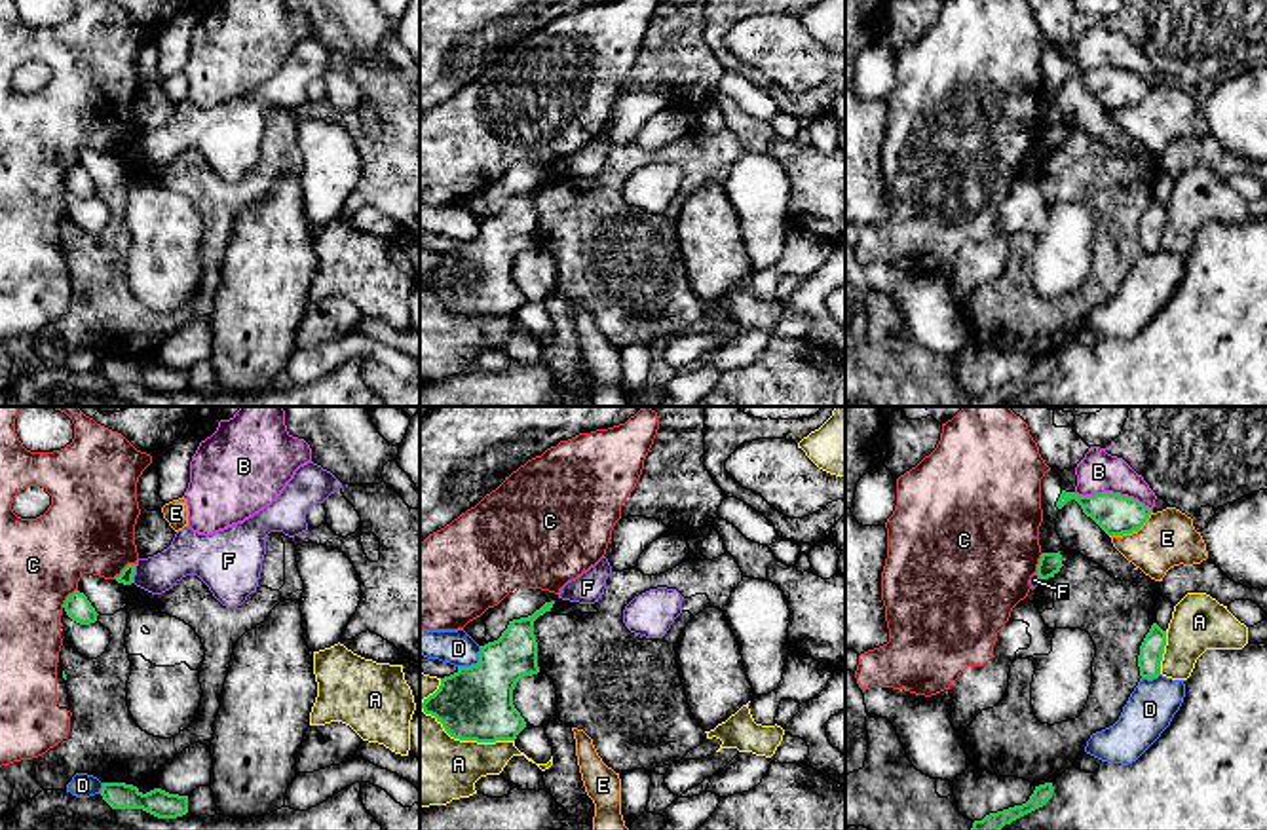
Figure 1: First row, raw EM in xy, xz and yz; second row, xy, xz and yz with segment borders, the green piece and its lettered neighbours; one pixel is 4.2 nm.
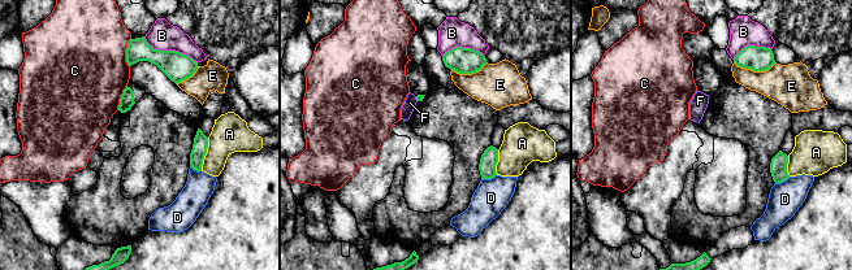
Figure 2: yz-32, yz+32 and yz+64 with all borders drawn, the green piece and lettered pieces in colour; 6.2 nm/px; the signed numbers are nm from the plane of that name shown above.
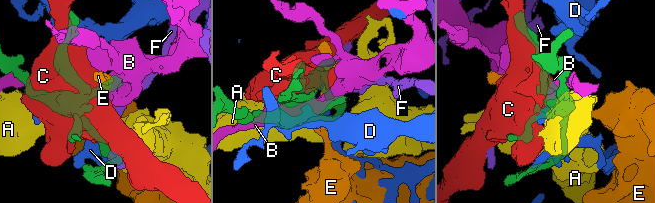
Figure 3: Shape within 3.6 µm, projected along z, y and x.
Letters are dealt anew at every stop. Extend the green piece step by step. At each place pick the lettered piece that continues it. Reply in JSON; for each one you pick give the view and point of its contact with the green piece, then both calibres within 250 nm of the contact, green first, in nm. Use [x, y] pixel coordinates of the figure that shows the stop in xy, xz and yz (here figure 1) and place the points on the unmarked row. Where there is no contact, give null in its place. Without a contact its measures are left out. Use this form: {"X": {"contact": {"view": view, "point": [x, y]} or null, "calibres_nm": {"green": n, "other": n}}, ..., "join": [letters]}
{"join": []}

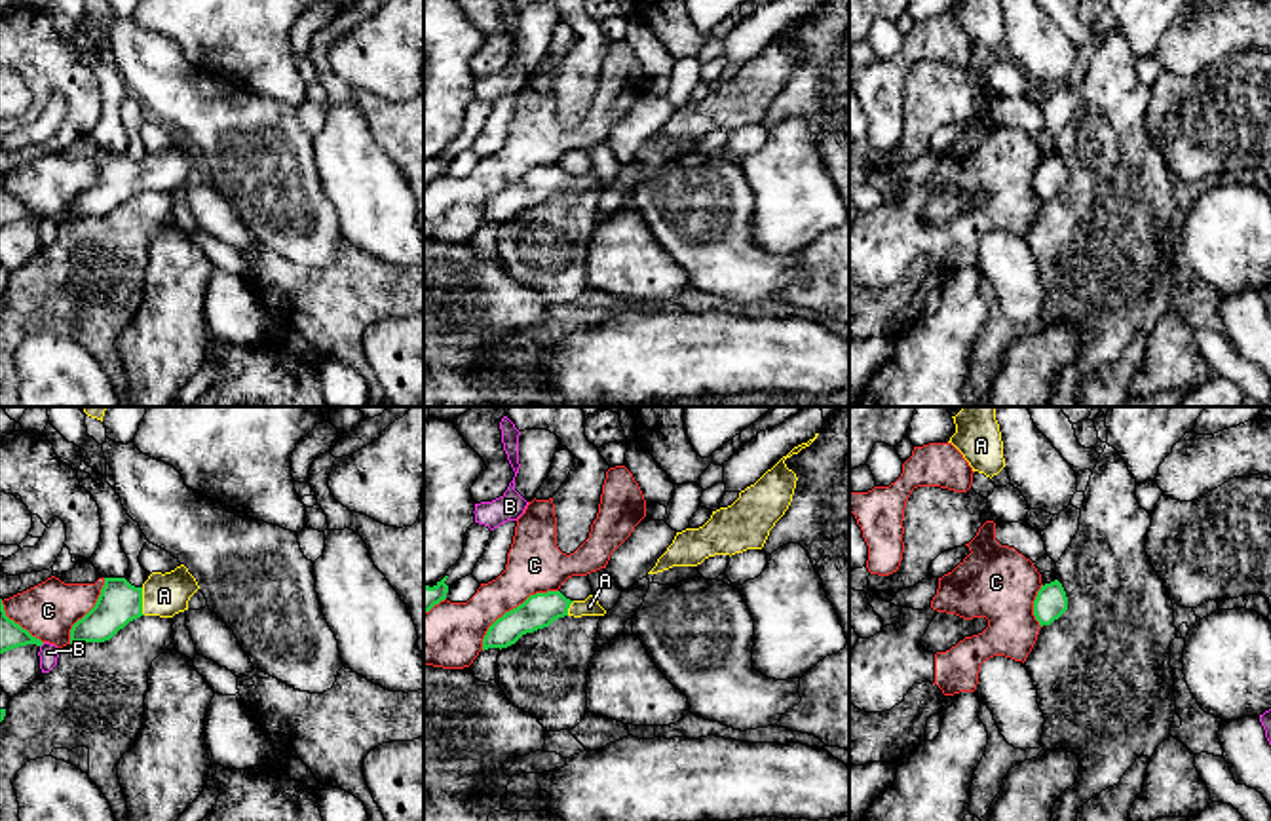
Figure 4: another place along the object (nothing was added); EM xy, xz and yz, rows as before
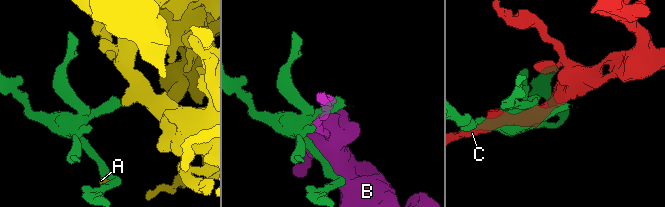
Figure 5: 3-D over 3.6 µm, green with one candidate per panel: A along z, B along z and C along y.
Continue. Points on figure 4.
{"A": {"contact": {"view": "xy", "point": [141, 175]}, "calibres_nm": {"green": 180, "other": 180}}, "join": ["A"]}

